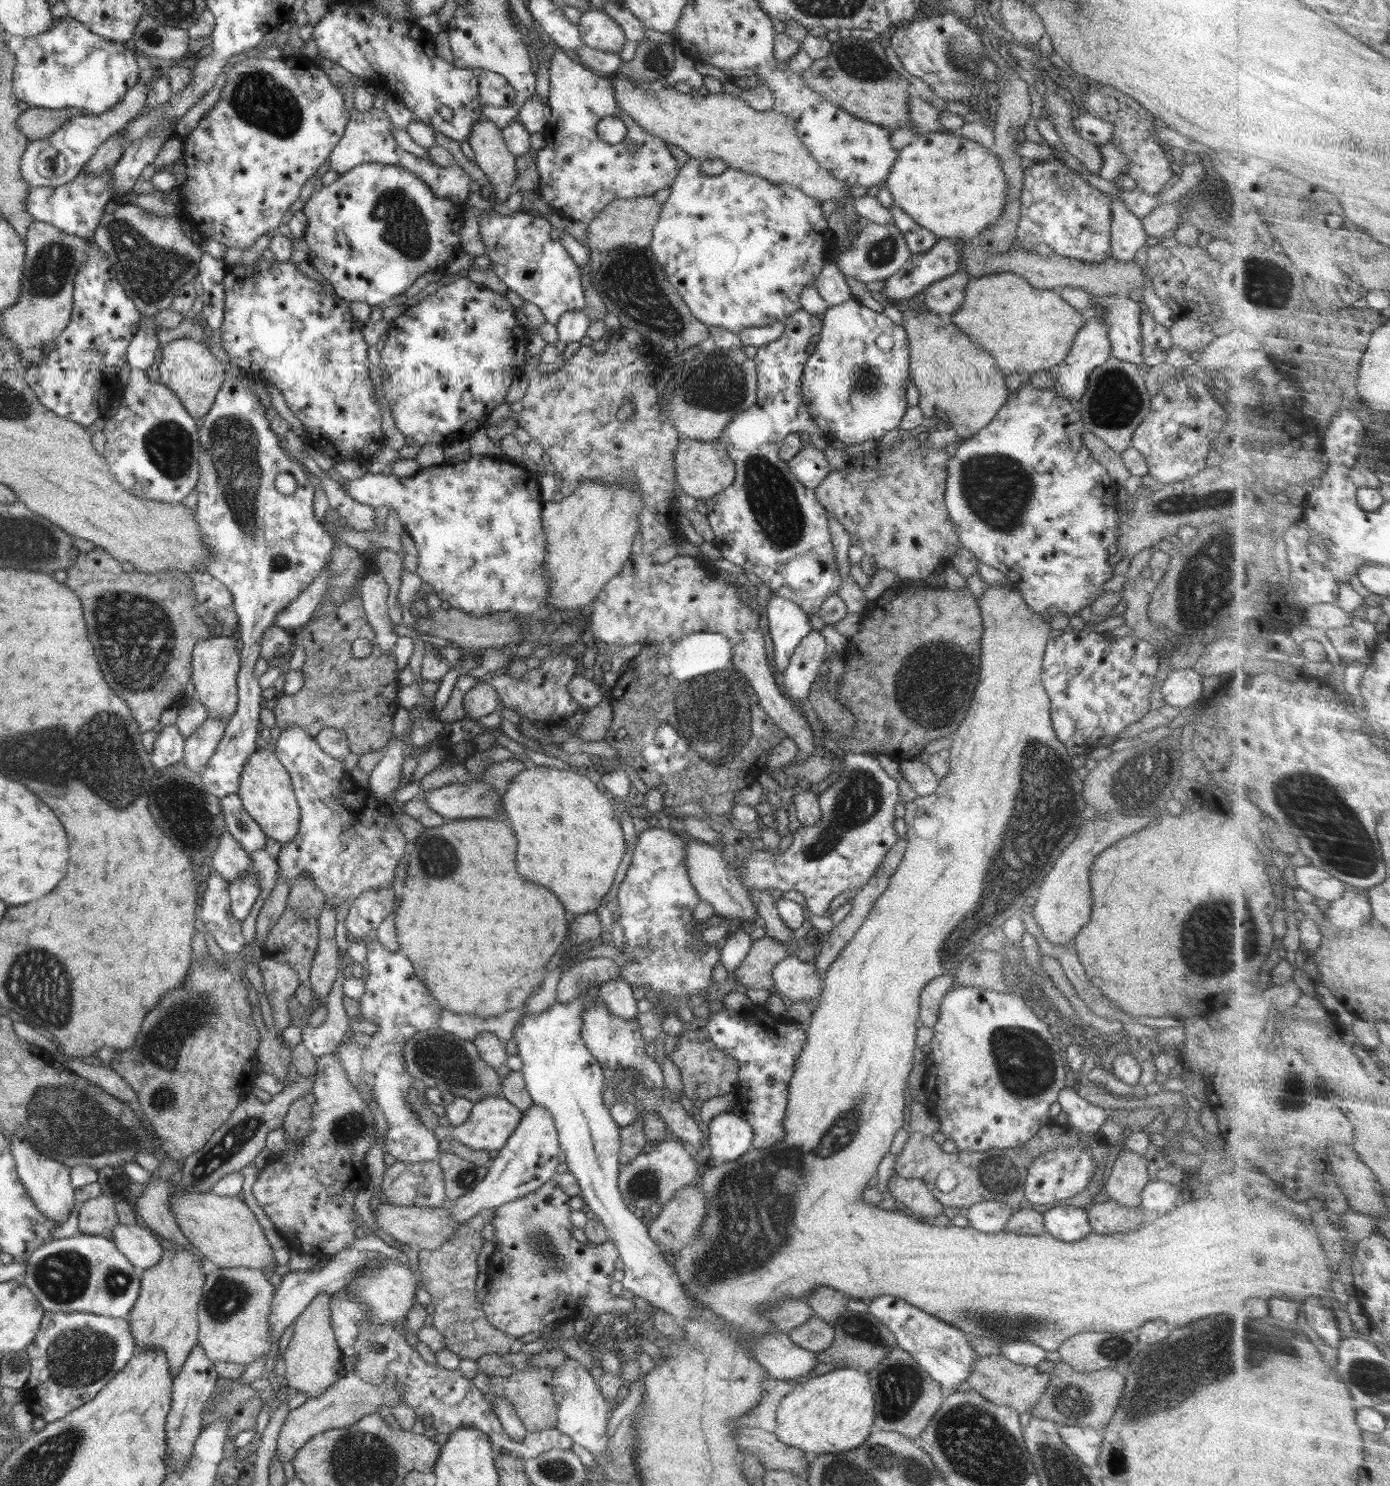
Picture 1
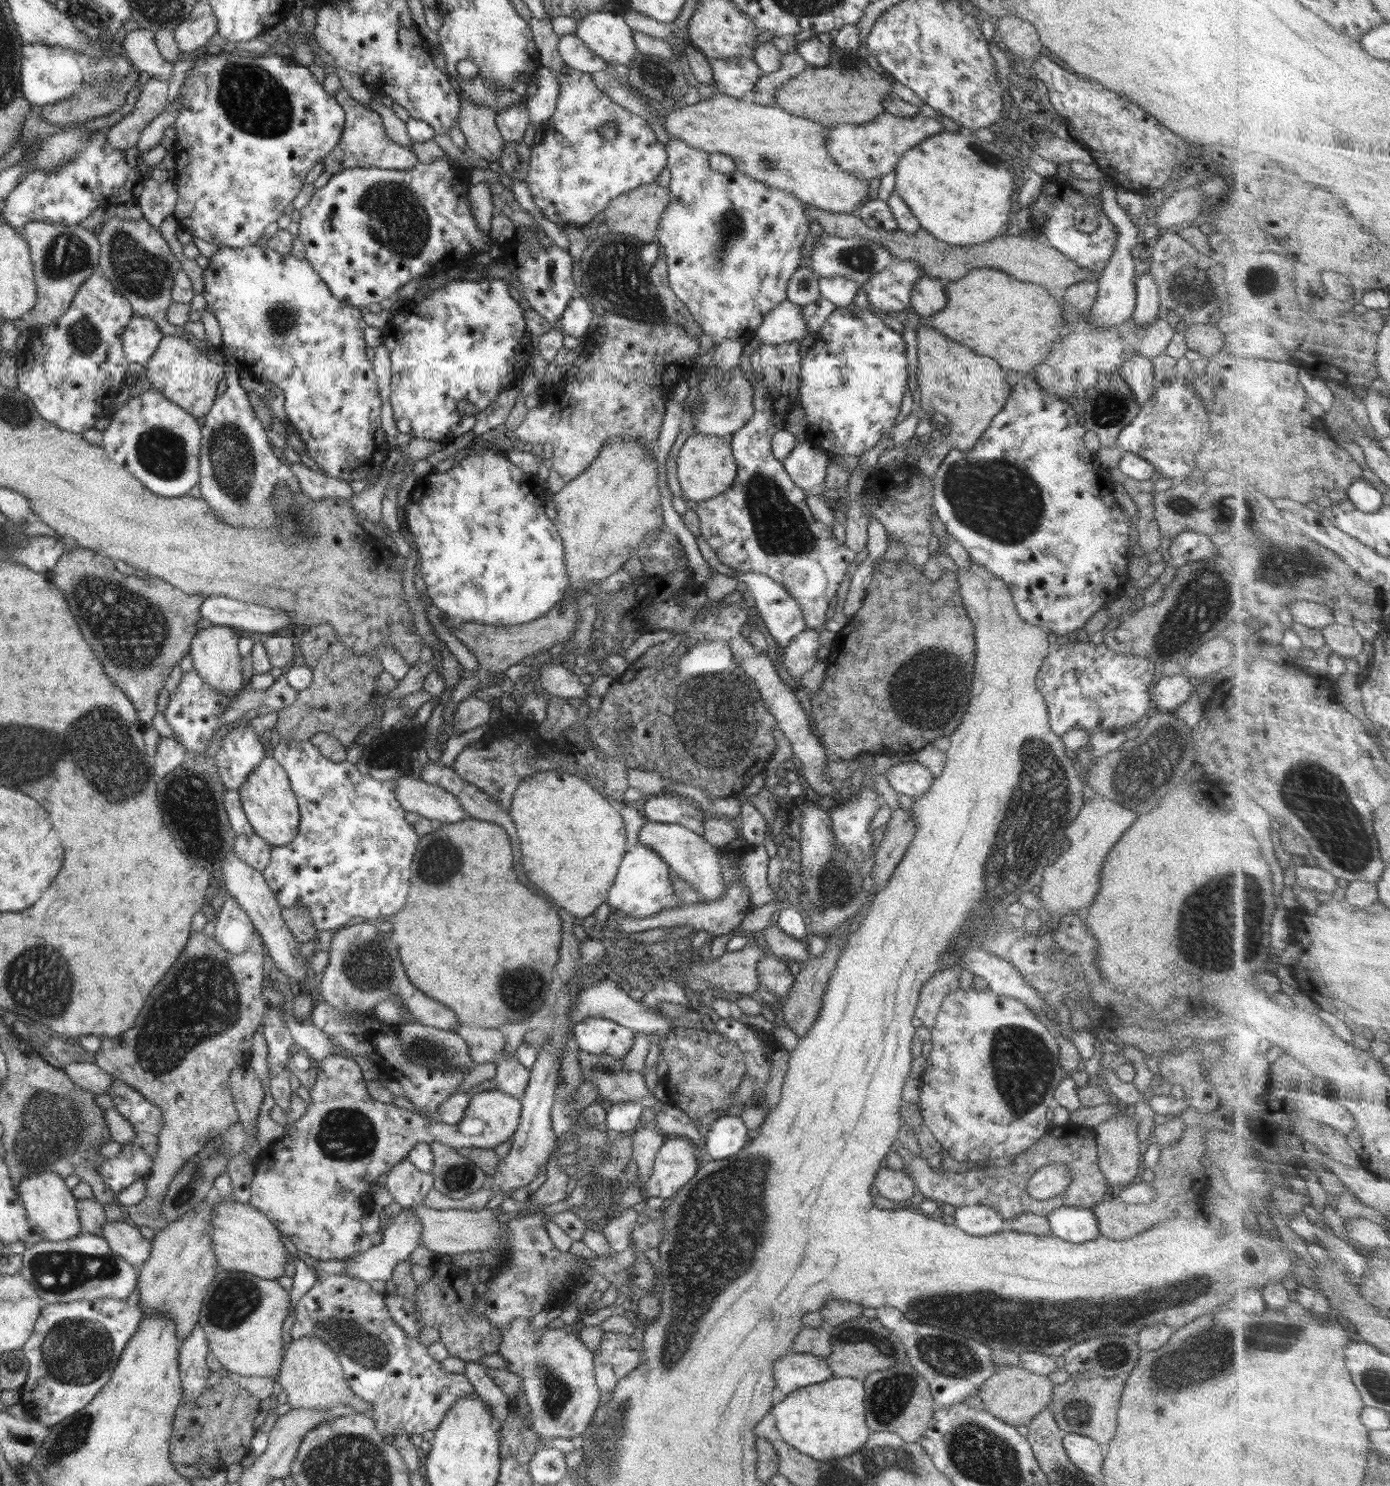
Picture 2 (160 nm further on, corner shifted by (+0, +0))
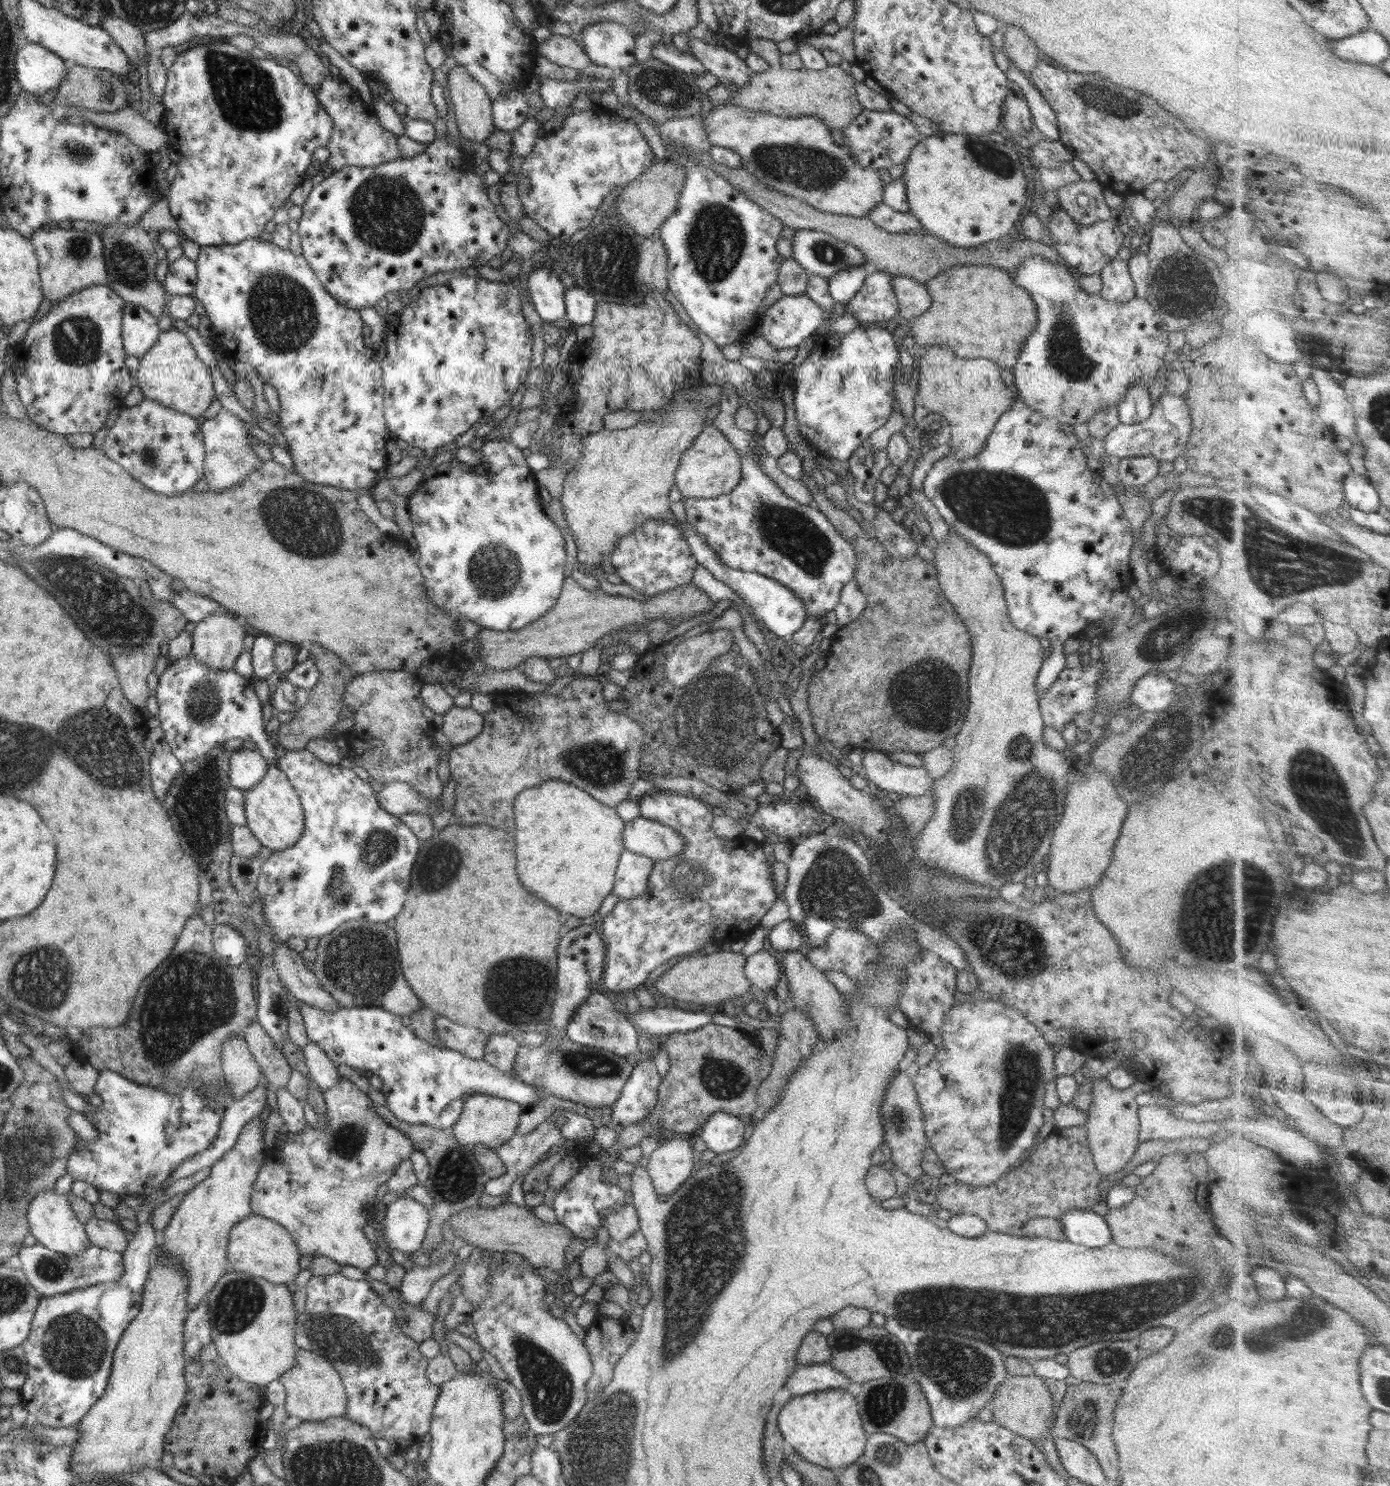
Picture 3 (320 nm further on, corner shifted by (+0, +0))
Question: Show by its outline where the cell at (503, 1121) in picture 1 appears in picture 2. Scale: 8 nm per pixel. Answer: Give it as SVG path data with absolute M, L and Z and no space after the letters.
M342 1054L328 1055L317 1067L317 1077L314 1086L309 1092L312 1098L312 1105L306 1109L304 1116L302 1116L300 1120L289 1120L289 1123L285 1126L286 1136L281 1140L276 1140L276 1142L270 1145L266 1151L261 1151L253 1162L255 1172L254 1180L252 1180L250 1188L252 1191L252 1198L250 1198L249 1206L263 1212L268 1217L268 1220L271 1220L272 1224L275 1224L275 1227L287 1240L291 1249L302 1251L304 1254L308 1254L308 1256L317 1261L329 1261L333 1259L337 1261L346 1261L346 1259L352 1259L352 1257L358 1255L358 1252L366 1252L373 1245L371 1237L364 1233L361 1227L361 1220L363 1220L362 1214L371 1210L366 1207L366 1204L373 1204L372 1193L378 1185L378 1176L388 1174L396 1164L405 1160L408 1152L412 1151L414 1146L420 1145L420 1143L430 1144L432 1142L438 1142L452 1149L465 1147L494 1149L498 1147L498 1145L507 1142L507 1140L516 1133L516 1129L518 1129L521 1116L521 1101L510 1096L508 1093L500 1092L497 1088L470 1095L471 1099L469 1100L468 1106L465 1108L464 1117L459 1123L452 1125L440 1123L438 1119L428 1121L426 1117L419 1115L419 1113L416 1113L415 1111L410 1111L410 1109L398 1108L394 1104L374 1100L368 1094L365 1082L366 1080L364 1080L362 1070L358 1067L356 1061L344 1057Z

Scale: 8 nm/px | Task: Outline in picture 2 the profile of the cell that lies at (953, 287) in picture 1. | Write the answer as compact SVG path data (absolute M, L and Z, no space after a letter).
M930 276L920 277L912 289L909 307L925 320L934 313L940 312L948 304L948 295L945 290L946 281Z

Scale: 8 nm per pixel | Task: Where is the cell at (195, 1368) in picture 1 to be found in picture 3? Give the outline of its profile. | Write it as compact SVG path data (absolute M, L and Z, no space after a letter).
M205 1300L187 1313L184 1323L184 1356L188 1362L198 1359L201 1348L212 1341L209 1308Z

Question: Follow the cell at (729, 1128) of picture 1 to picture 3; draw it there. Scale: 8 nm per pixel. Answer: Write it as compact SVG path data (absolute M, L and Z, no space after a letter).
M718 1111L708 1116L703 1124L700 1138L716 1156L732 1150L740 1150L746 1141L749 1129L735 1115Z

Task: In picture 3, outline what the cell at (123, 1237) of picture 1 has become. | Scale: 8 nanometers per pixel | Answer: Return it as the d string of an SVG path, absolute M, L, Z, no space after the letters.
M92 1217L84 1224L87 1238L99 1248L106 1248L123 1254L128 1248L130 1233L124 1231L119 1223L109 1220L100 1220Z

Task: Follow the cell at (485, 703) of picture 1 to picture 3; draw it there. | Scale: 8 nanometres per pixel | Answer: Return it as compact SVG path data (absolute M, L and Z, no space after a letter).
M454 705L445 714L442 730L437 734L454 747L466 744L484 728L483 714L478 714L471 706L459 708Z

